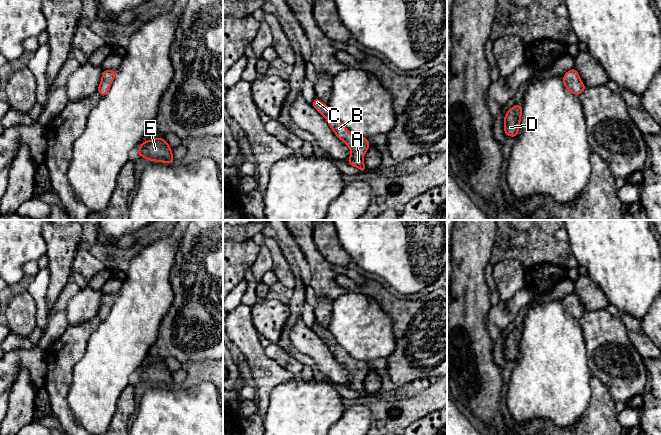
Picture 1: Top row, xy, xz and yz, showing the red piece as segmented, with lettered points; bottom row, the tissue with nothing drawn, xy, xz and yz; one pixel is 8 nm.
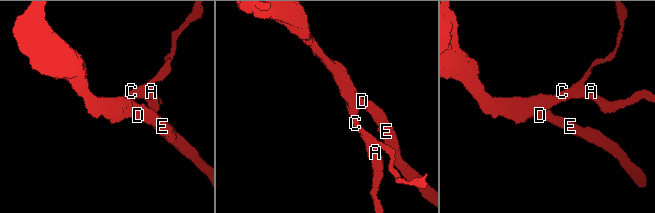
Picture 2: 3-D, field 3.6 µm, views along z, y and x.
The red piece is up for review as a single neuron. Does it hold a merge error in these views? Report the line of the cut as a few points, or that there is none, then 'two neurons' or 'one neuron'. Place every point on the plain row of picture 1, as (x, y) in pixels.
no cut; one neuron

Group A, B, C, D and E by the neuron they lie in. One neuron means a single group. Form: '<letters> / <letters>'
A B C D E

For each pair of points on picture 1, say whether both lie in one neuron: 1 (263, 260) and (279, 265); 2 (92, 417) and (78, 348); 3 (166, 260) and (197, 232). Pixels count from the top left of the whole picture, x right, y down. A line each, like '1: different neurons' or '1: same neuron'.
1: different neurons
2: different neurons
3: different neurons

